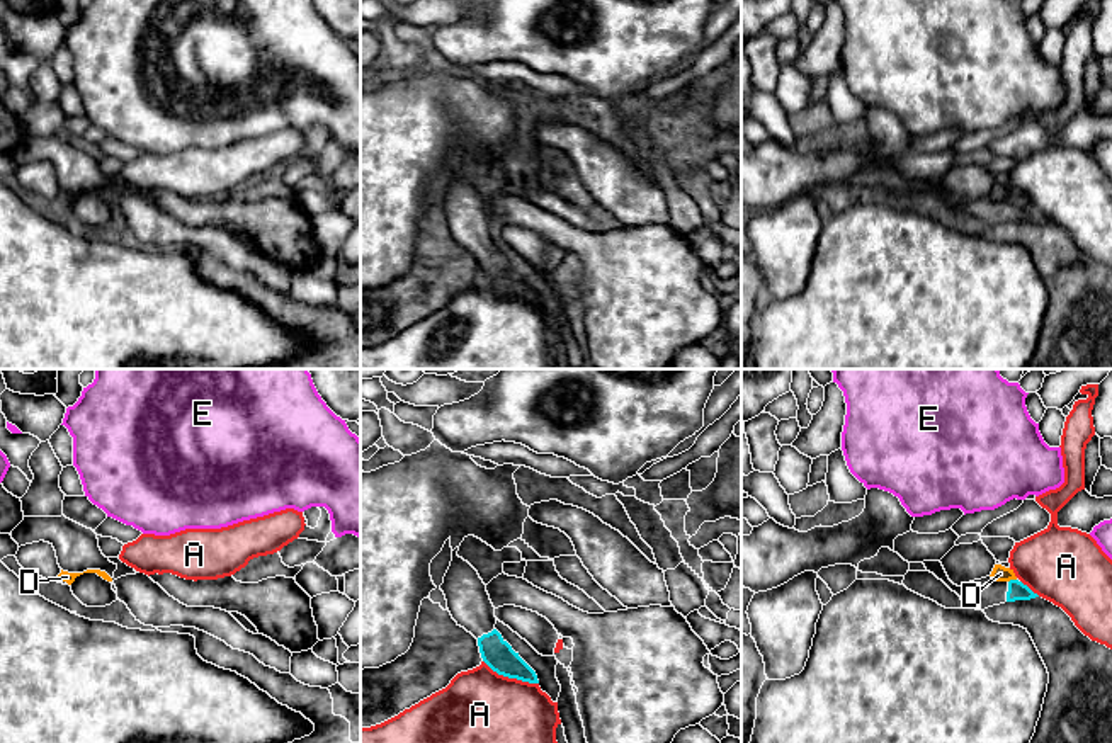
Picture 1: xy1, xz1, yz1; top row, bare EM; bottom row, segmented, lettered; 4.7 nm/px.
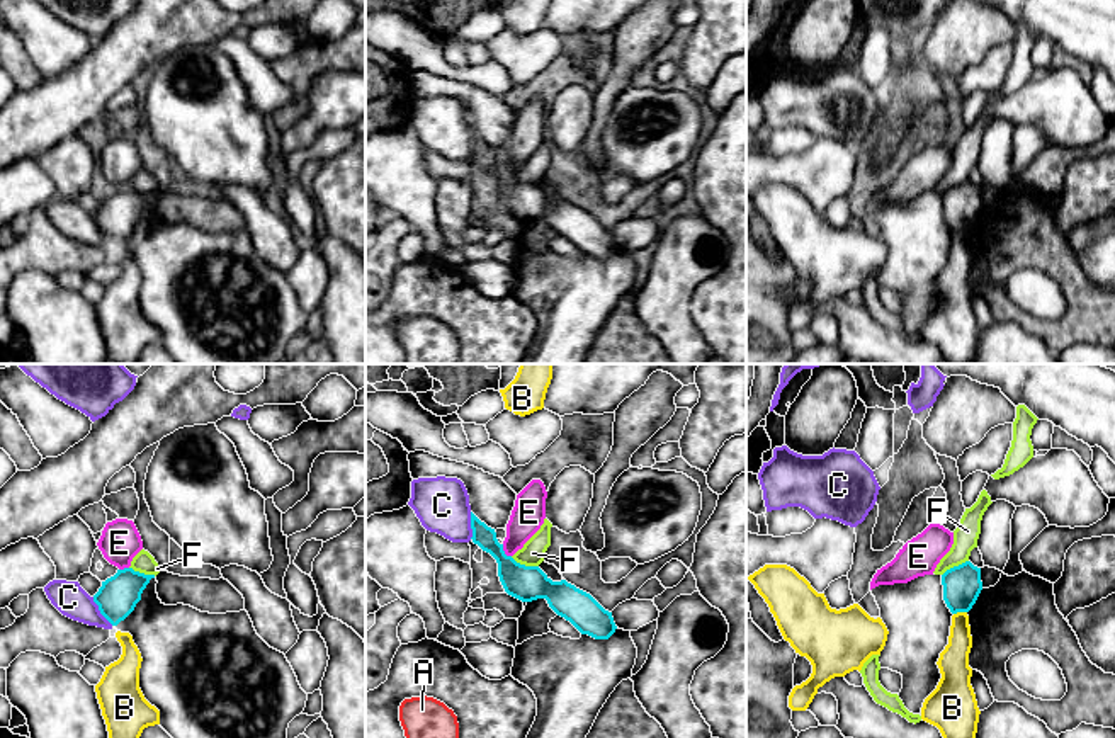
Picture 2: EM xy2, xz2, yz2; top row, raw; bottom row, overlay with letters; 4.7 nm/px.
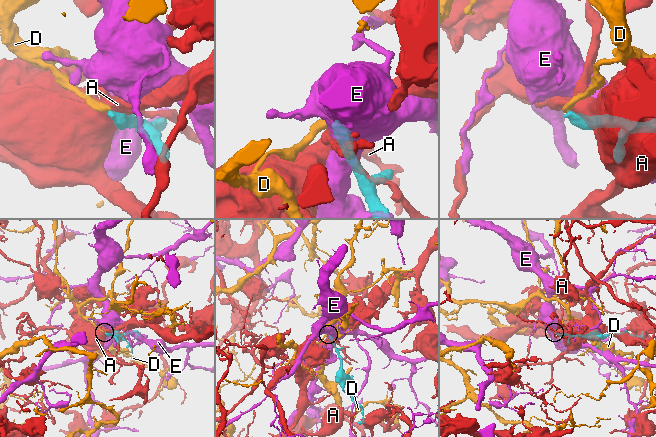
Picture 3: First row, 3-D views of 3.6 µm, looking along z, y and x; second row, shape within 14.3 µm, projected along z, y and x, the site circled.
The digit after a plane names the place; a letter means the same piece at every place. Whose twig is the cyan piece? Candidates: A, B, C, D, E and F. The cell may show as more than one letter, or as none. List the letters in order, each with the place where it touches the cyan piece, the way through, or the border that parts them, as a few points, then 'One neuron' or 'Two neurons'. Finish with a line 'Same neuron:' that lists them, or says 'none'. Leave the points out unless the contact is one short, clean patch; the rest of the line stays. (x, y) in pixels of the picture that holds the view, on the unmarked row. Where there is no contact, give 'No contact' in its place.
A: Touches cyan at xz1 (510, 296). Two neurons
B: Touches cyan at yz2 (959, 230). Boundary: yz2 (966, 230), (954, 233). Two neurons
C: Touches cyan at xy2 (99, 228). Two neurons
D: Touches cyan at yz1 (1012, 199). Boundary: yz1 (1015, 198), (1009, 201). Two neurons
E: Touches cyan at xz2 (503, 170). Two neurons
F: Touches cyan at xz2 (524, 184). Boundary: xz2 (510, 175), (520, 182), (537, 186). Two neurons
Same neuron: none

